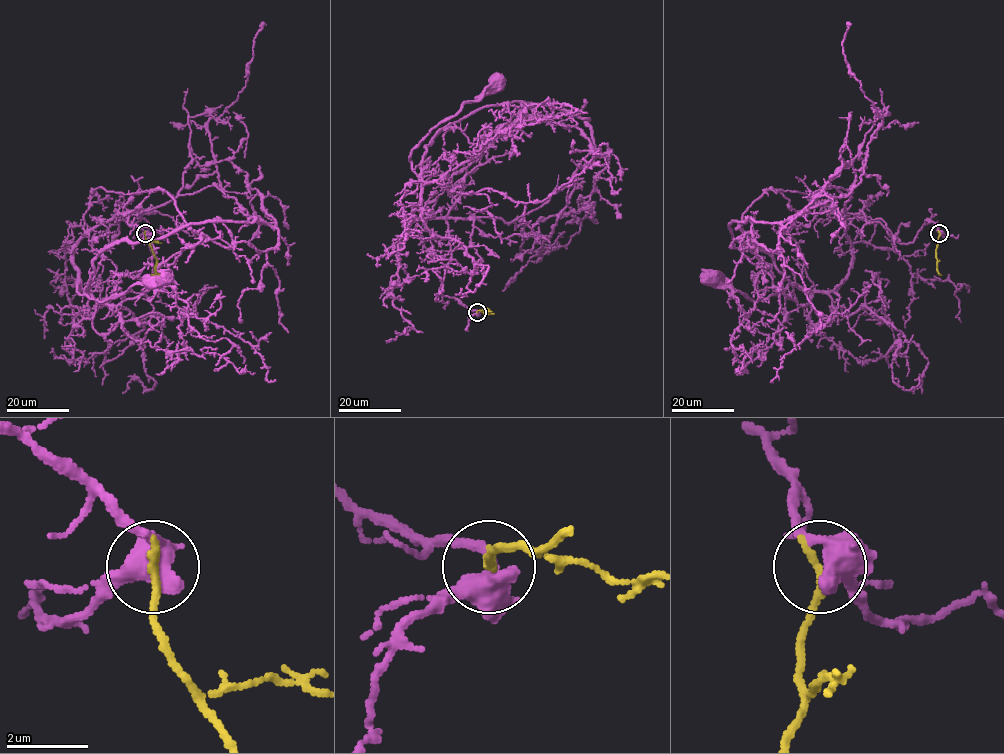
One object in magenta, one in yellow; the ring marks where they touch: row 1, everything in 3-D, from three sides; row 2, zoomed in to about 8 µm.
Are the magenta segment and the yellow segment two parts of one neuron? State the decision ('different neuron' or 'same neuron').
same neuron

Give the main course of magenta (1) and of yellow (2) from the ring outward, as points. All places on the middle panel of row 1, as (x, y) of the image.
1: (477, 312), (439, 290), (452, 260), (447, 222), (405, 224), (420, 199), (409, 157), (496, 84)
2: (477, 312), (489, 310), (484, 314)

